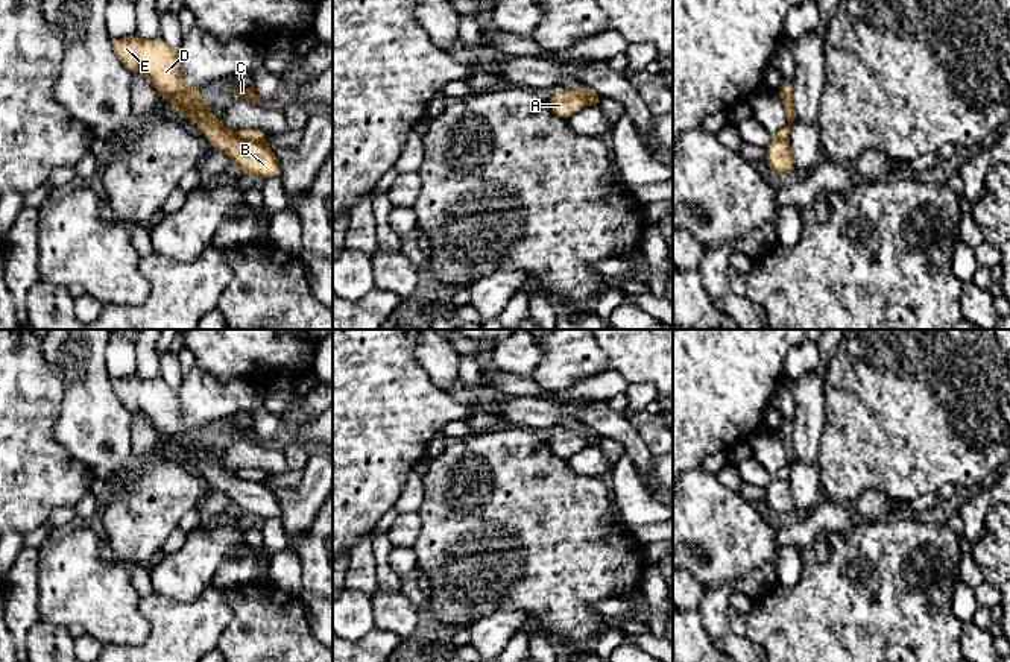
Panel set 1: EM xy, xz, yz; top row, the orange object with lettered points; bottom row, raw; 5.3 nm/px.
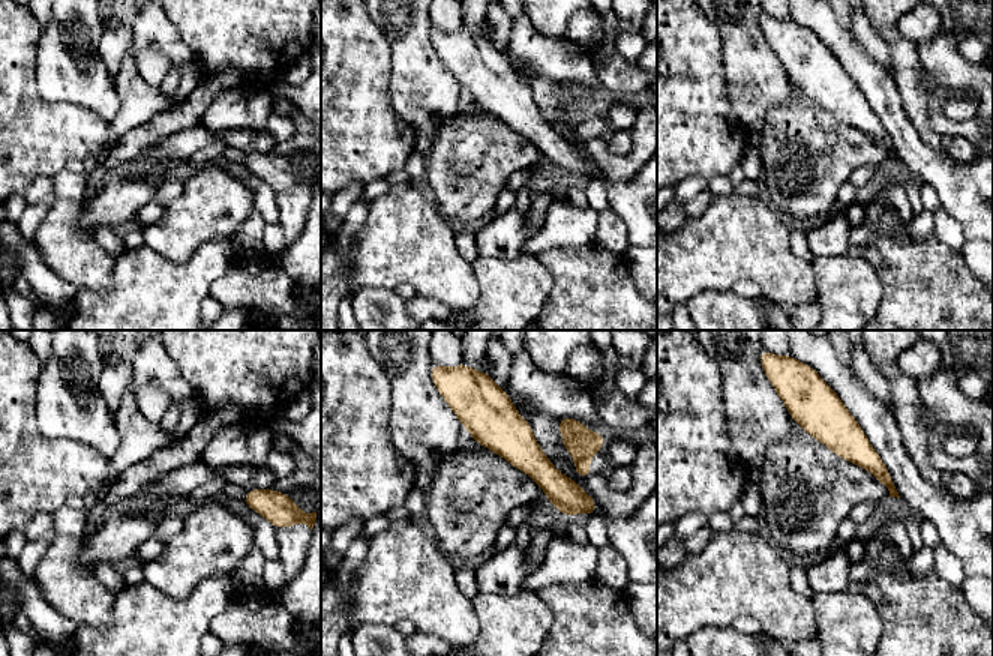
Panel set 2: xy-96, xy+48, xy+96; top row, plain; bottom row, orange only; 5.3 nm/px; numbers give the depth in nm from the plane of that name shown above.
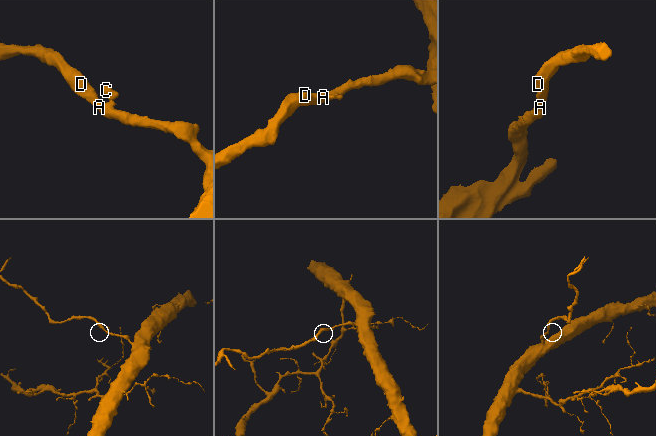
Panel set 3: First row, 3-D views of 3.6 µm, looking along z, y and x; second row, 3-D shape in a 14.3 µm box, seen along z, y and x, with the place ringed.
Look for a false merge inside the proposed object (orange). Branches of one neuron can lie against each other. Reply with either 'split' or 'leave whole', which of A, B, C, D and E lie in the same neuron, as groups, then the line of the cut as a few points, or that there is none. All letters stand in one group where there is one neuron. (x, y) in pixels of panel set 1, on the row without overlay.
split; groups A B D E / C; cut xy (236, 472), (261, 483)

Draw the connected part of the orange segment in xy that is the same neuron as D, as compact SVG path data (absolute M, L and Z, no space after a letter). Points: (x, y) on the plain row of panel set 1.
M137 374L111 378L115 396L129 411L144 415L156 433L170 442L172 449L193 460L204 477L225 492L232 507L251 516L281 518L281 506L275 492L264 483L249 481L228 471L202 440L200 428L188 425L182 418L178 390L164 378L141 380Z

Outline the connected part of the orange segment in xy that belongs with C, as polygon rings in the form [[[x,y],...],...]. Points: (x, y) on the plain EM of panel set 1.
[[[229,424],[229,428],[231,428],[232,436],[246,437],[246,439],[252,440],[252,442],[254,442],[255,445],[258,445],[258,446],[270,448],[270,446],[267,446],[267,445],[263,445],[263,443],[258,440],[258,437],[257,437],[257,434],[255,434],[254,424],[252,424],[251,427],[248,427],[248,428],[238,428],[237,425]]]

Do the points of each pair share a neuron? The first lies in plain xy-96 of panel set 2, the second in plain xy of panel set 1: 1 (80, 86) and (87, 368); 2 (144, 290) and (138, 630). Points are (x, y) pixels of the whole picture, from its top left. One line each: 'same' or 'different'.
1: same
2: different

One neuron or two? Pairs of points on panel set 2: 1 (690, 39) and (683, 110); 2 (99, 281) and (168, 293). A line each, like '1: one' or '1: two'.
1: one
2: two

